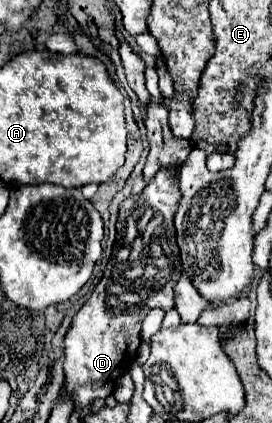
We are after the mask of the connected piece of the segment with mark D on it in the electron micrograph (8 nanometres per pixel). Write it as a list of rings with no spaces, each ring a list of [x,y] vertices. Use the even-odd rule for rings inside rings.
[[[165,168],[151,178],[151,182],[141,190],[141,194],[131,194],[125,198],[119,206],[119,218],[117,218],[117,236],[113,244],[111,258],[105,266],[103,278],[95,286],[91,298],[81,306],[81,310],[73,316],[73,322],[65,334],[65,388],[71,392],[73,404],[87,406],[95,398],[107,398],[115,382],[129,372],[137,348],[141,344],[141,324],[149,310],[161,308],[171,310],[173,304],[173,286],[183,274],[181,258],[179,258],[179,246],[177,246],[177,232],[173,228],[173,218],[177,214],[177,204],[181,202],[181,190],[179,190],[179,170],[177,168]]]

